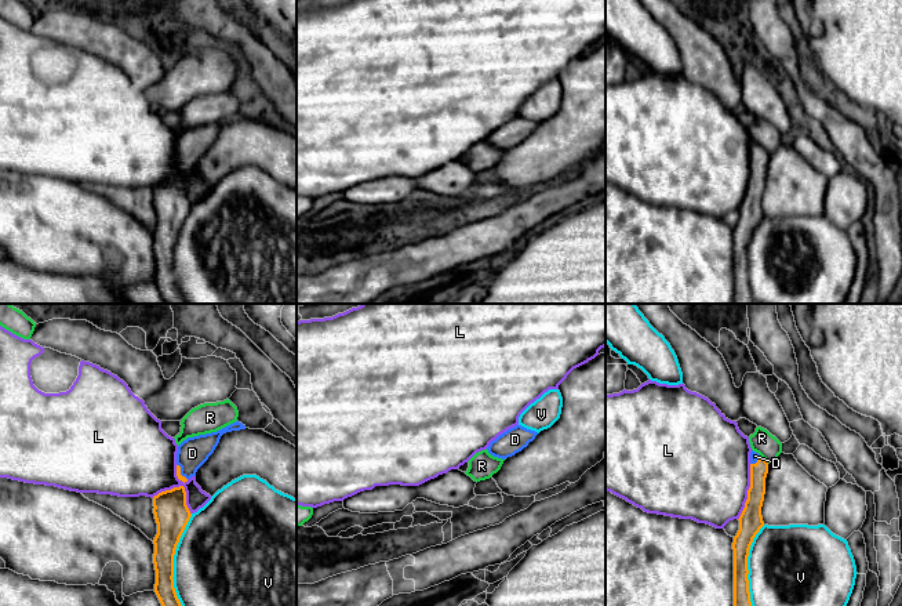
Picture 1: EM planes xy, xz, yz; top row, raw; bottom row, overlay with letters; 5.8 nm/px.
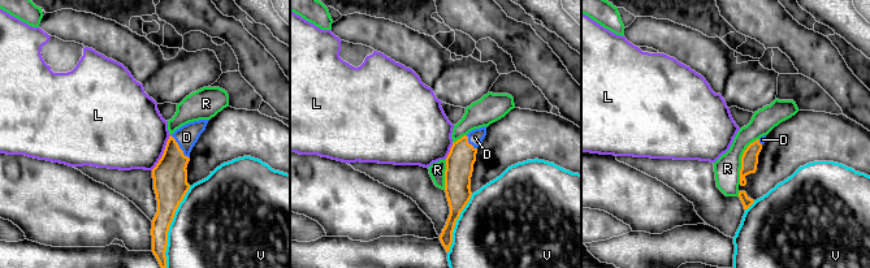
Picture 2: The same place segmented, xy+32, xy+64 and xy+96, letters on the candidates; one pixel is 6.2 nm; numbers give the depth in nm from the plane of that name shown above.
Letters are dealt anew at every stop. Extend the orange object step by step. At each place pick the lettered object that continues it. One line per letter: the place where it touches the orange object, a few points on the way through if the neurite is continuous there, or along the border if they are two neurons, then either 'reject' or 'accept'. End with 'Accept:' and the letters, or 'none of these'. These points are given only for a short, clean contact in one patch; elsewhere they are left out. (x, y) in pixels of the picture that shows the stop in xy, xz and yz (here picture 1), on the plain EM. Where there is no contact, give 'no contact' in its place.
D: contact xy (179, 163); reject
L: contact xy (184, 180); reject
R: contact yz (764, 151); border yz (763, 148), (768, 153); reject
V: contact xy (173, 254); reject
Accept: none of these

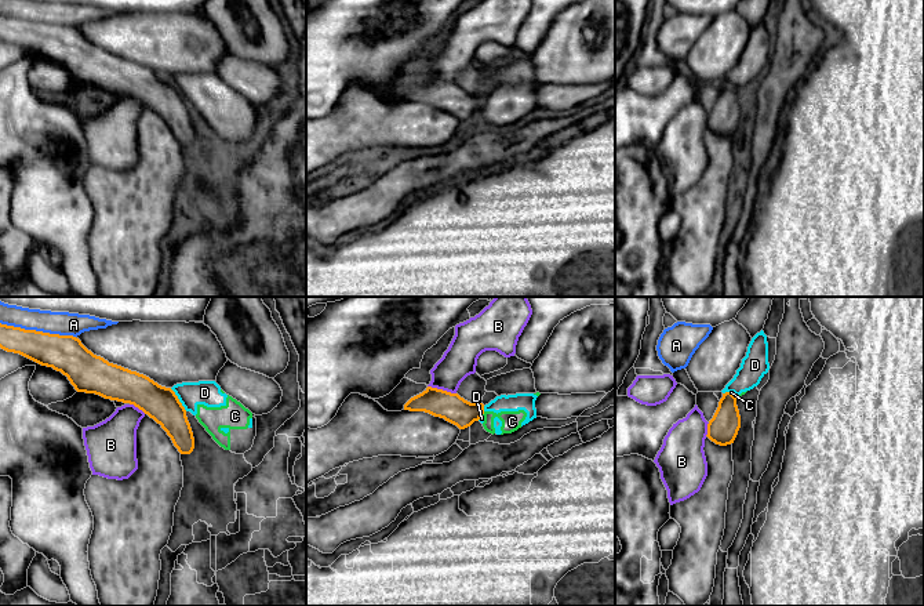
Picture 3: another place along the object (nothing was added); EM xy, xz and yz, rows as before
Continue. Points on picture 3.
A: contact xy (37, 22); reject
B: contact xz (442, 80); accept
C: contact xz (483, 104); border xz (484, 102), (481, 105); reject
D: contact xy (178, 90); border xy (170, 79), (186, 101); reject
Accept: B

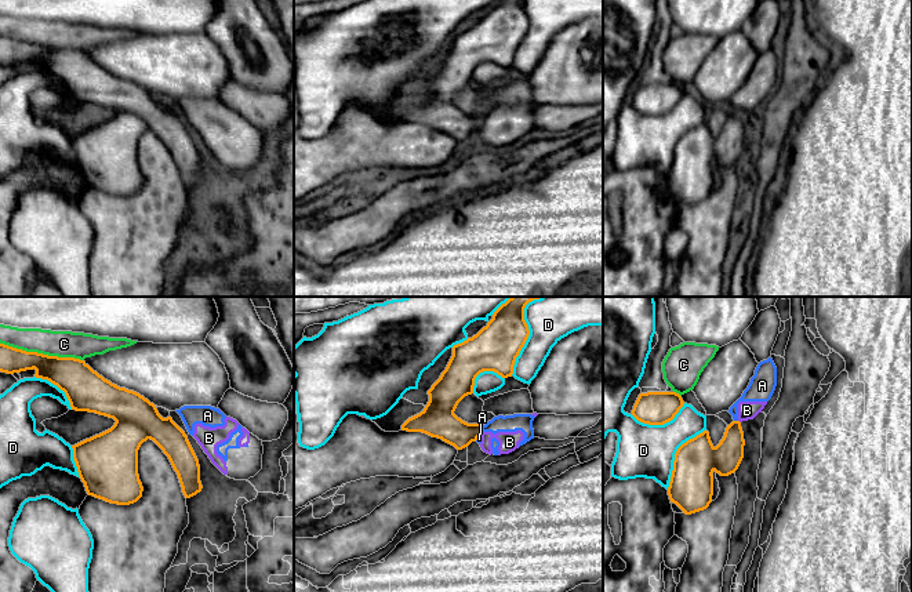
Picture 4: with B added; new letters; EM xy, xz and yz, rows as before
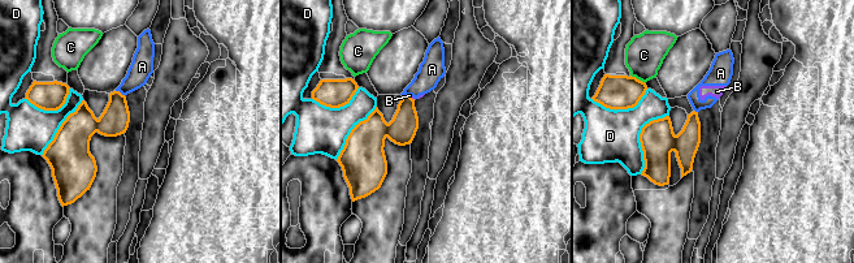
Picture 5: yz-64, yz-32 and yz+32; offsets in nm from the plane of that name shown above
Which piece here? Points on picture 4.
A: contact xz (480, 120); border xz (480, 117), (482, 122); reject
B: contact xz (480, 124); border xz (482, 123), (479, 126); reject
C: contact xy (42, 44); reject
D: contact yz (675, 146); reject
Accept: none of these

